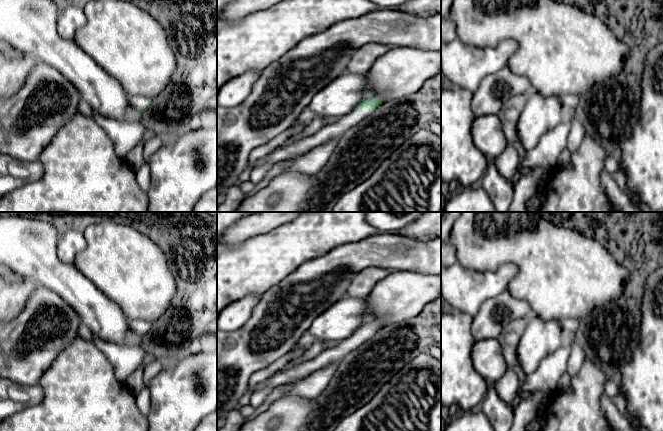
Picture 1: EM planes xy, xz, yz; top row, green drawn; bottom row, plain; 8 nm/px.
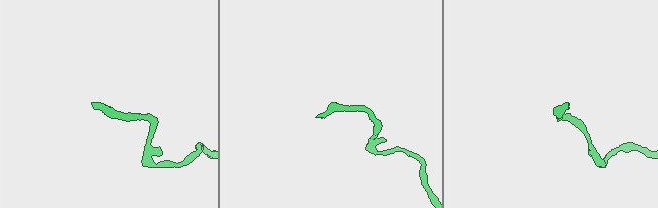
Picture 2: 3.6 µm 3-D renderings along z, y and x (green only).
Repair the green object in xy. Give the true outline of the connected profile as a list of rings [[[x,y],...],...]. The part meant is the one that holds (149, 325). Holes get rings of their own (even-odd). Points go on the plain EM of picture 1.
[[[140,320],[129,321],[129,327],[136,337],[144,336],[151,331],[151,324]]]

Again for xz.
[[[379,321],[368,322],[362,325],[347,339],[336,344],[328,345],[315,358],[302,362],[289,370],[276,373],[267,380],[256,384],[254,387],[248,388],[247,393],[253,393],[263,387],[280,387],[295,379],[303,379],[332,362],[340,362],[347,354],[368,340],[381,328],[382,323]]]

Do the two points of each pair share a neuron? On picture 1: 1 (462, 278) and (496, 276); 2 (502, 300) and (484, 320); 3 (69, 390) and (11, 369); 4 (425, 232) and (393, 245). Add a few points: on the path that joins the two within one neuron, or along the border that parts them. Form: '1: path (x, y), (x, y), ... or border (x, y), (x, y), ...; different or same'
1: path (470, 278), (488, 278); same
2: path (496, 303), (490, 314); same
3: border (53, 360), (37, 384); different
4: border (395, 232), (412, 239), (430, 240); different

